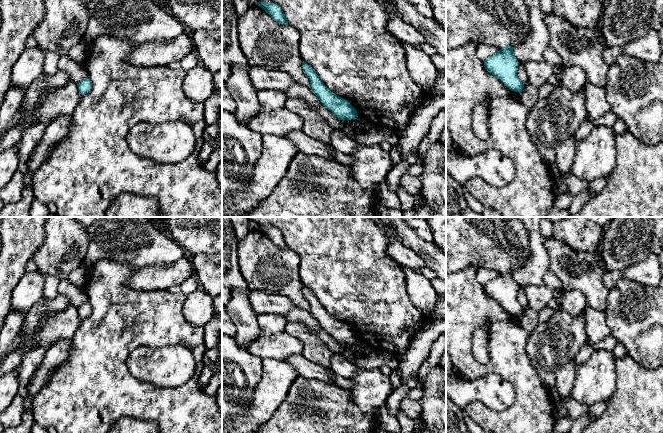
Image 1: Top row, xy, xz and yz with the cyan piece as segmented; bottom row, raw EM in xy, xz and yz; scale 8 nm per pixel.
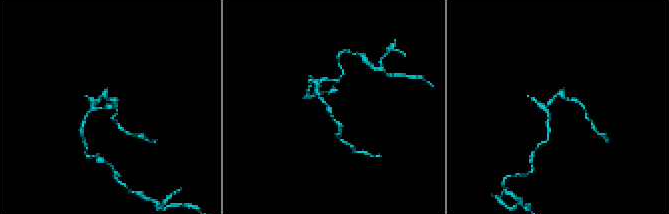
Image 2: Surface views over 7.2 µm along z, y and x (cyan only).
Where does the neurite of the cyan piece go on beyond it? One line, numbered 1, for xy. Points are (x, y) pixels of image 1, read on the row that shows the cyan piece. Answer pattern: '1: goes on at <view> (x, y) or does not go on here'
1: does not go on here

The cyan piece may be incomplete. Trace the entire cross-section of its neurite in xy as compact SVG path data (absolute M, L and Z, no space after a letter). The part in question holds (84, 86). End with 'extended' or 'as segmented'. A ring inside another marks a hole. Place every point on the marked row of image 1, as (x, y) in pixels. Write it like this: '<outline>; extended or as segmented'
M85 78L77 83L78 91L81 95L85 95L92 88L92 83L89 78Z; as segmented

